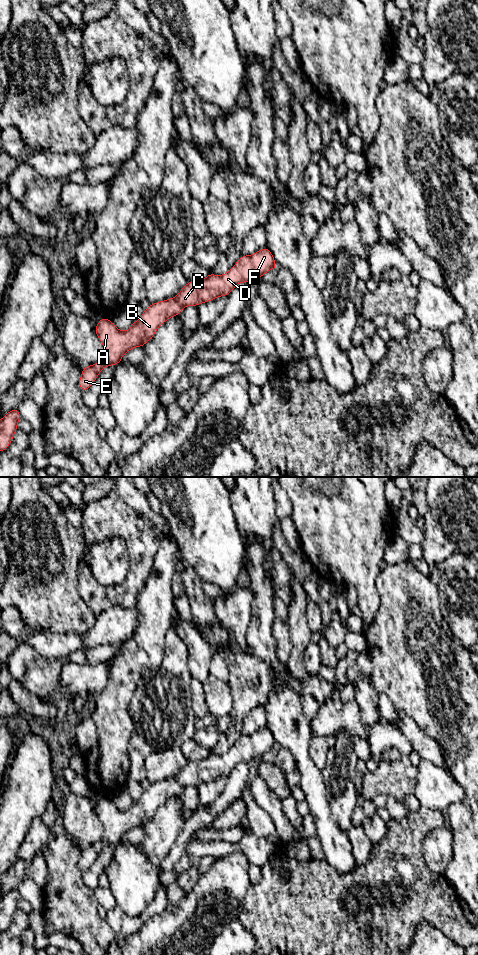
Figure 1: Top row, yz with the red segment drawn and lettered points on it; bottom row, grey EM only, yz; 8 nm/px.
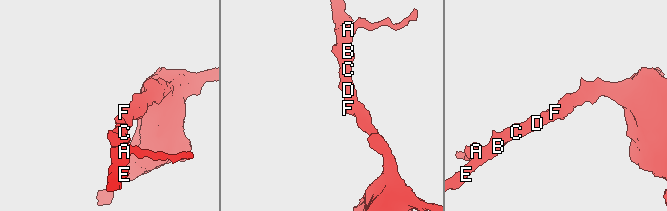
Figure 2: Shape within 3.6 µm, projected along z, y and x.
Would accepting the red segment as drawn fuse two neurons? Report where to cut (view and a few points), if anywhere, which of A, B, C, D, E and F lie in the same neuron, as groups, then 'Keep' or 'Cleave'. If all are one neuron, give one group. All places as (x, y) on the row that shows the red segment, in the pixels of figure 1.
No split. Groups: A B C D E F. Keep

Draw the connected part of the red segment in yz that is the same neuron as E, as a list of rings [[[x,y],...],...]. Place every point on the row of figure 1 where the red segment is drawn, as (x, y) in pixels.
[[[268,247],[262,248],[253,255],[242,255],[235,266],[225,274],[218,276],[209,273],[208,276],[201,280],[188,281],[188,283],[179,291],[178,295],[168,298],[164,301],[151,303],[150,306],[143,310],[141,317],[137,321],[133,321],[131,327],[127,331],[119,330],[113,321],[101,317],[94,331],[104,346],[104,356],[100,363],[83,367],[78,386],[82,392],[87,391],[95,382],[103,368],[110,365],[117,365],[122,362],[122,356],[130,349],[136,347],[144,347],[144,345],[154,337],[157,329],[164,324],[169,318],[179,315],[185,306],[197,307],[201,303],[206,303],[220,296],[229,296],[231,291],[241,282],[249,283],[253,278],[259,278],[270,270],[275,270],[277,264],[273,254]]]

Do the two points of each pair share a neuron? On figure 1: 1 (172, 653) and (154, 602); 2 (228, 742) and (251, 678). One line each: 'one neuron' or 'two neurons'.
1: two neurons
2: one neuron

